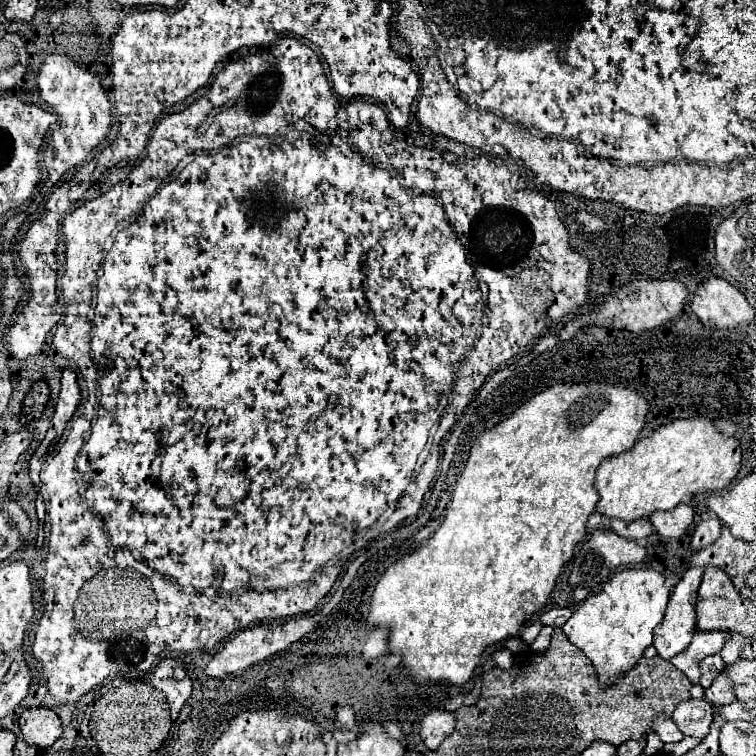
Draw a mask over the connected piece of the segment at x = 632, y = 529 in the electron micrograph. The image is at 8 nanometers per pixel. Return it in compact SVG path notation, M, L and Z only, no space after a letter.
M611 519L609 527L621 535L621 537L627 537L627 539L645 539L653 533L653 527L647 519L637 519L637 521L631 521L631 523L625 523L625 521L617 521L617 519Z

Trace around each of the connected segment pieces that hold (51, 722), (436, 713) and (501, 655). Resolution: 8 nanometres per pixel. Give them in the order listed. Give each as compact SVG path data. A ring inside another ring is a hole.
M31 707L21 713L19 719L21 733L29 745L35 747L49 747L61 737L61 719L55 715L53 709Z
M433 709L421 717L419 725L419 735L429 751L435 751L441 741L453 733L455 727L455 717L449 711L443 709Z
M499 649L491 657L495 661L495 667L499 667L499 669L509 669L513 665L513 653L507 649Z

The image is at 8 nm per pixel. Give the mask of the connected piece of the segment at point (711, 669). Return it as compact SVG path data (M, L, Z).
M709 655L709 657L705 657L705 659L701 659L701 685L703 687L711 687L711 683L713 683L713 679L721 673L721 669L725 667L725 663L721 661L721 657L719 655Z

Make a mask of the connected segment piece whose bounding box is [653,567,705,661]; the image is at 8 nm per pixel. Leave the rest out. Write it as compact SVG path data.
M689 567L675 585L663 623L655 629L655 649L665 661L687 649L695 635L695 601L703 577L701 567Z

